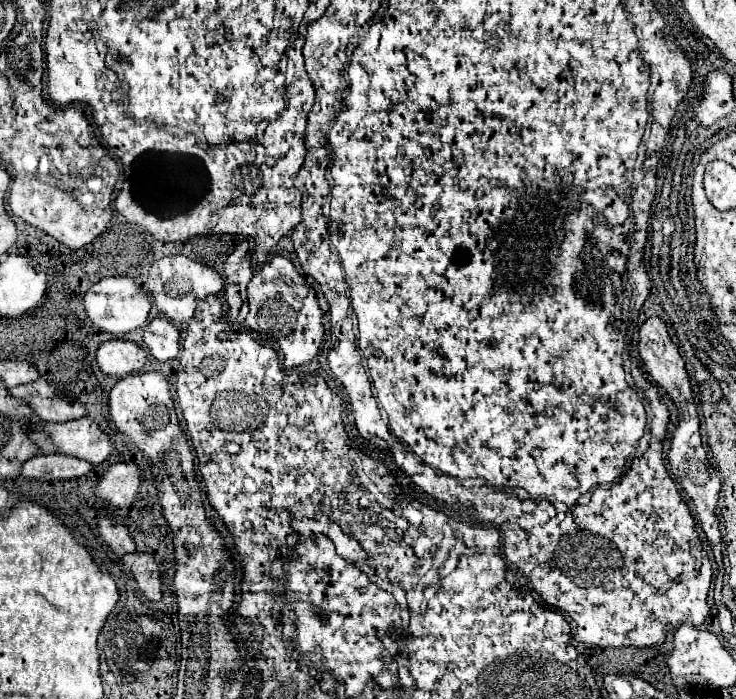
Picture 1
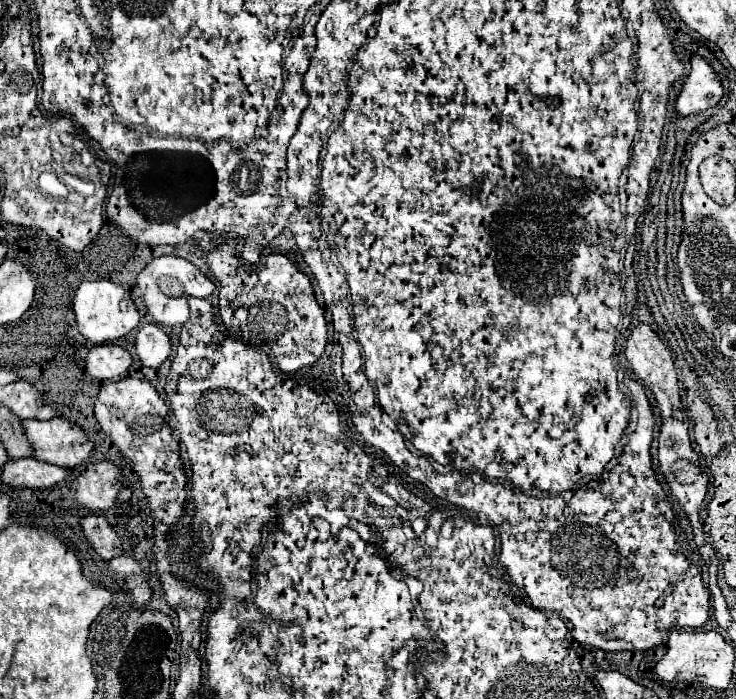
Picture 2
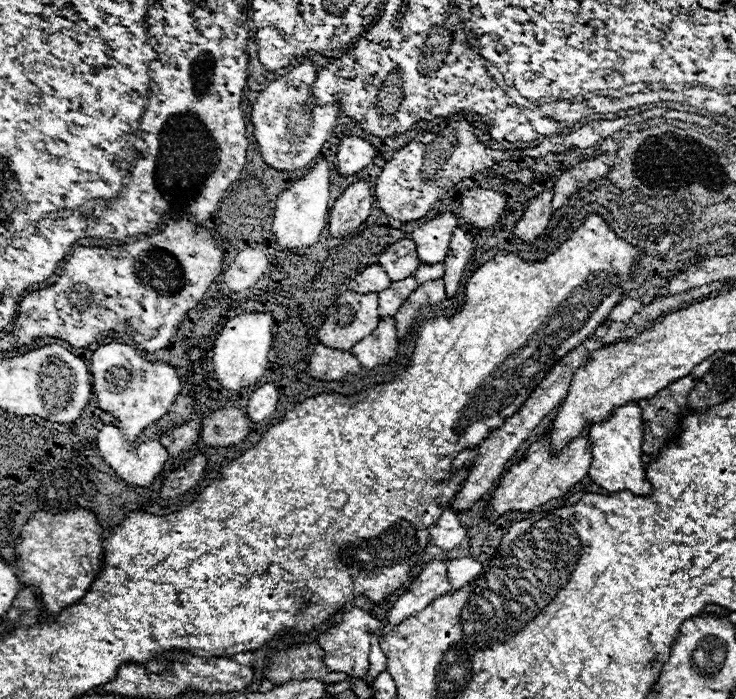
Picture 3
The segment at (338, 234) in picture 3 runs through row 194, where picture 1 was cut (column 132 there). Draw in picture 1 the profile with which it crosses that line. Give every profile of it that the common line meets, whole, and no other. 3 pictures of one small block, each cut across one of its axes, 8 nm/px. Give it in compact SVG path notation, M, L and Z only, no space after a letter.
M114 338L114 340L100 344L96 352L96 360L104 374L124 378L132 372L142 370L142 366L148 360L148 354L132 340Z

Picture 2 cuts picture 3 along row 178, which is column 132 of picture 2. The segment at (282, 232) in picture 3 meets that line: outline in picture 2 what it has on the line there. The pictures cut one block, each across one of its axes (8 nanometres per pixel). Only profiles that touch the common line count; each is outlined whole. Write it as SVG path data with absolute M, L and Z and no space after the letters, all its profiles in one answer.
M94 280L94 282L84 282L80 284L76 298L74 298L74 312L76 312L76 322L80 328L80 334L96 344L104 342L114 342L128 332L132 332L140 324L140 312L122 286L110 282L110 280Z

